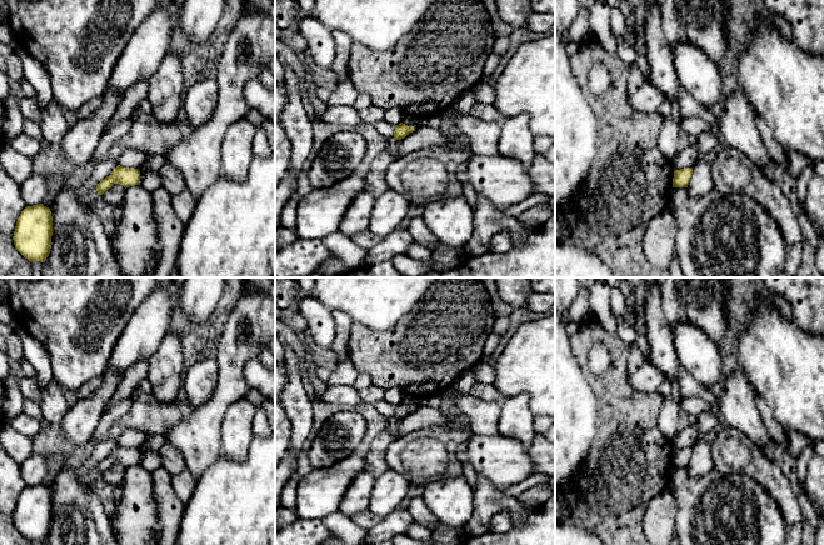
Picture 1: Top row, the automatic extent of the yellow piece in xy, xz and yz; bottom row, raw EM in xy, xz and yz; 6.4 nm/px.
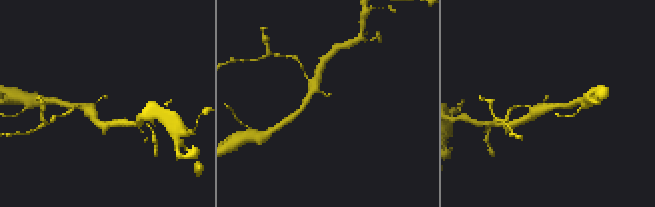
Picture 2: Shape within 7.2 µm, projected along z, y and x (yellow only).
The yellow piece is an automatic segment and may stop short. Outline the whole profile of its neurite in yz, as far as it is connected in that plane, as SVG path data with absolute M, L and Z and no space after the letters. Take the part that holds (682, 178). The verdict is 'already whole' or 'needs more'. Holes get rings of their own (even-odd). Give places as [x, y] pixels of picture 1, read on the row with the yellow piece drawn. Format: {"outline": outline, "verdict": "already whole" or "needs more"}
{"outline": "M684 168L674 171L673 188L688 188L693 168Z", "verdict": "already whole"}

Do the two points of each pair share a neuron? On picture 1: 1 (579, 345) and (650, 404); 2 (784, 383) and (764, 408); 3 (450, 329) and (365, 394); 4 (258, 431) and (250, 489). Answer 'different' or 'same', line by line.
1: same
2: different
3: different
4: different

